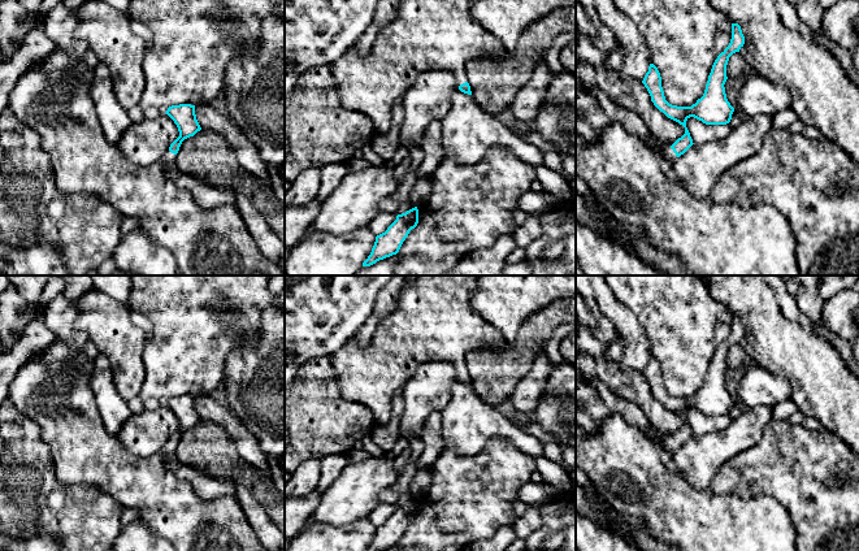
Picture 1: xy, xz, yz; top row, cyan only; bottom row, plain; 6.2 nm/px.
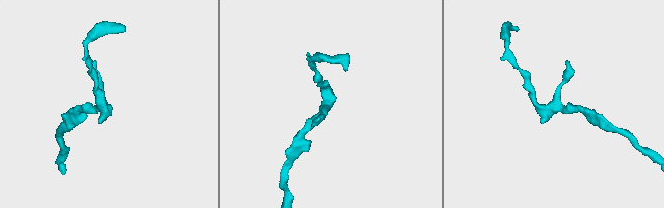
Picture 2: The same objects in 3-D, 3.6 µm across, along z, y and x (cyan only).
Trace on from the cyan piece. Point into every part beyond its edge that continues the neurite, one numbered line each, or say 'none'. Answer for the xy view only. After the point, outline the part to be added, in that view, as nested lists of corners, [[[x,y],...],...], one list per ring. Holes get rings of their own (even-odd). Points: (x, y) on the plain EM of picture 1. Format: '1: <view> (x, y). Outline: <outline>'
1: xy (55, 391). Outline: [[[55,339],[40,359],[30,359],[18,369],[9,386],[10,402],[39,425],[42,441],[49,448],[53,459],[56,478],[68,485],[95,486],[123,508],[138,509],[139,519],[156,535],[169,541],[175,551],[270,551],[260,543],[235,494],[204,498],[166,465],[164,456],[175,452],[174,444],[168,442],[155,455],[139,457],[129,452],[117,435],[107,431],[90,386],[92,370],[94,361],[84,355],[83,348]]]

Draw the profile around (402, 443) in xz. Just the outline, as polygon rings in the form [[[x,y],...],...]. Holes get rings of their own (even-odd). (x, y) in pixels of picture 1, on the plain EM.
[[[399,435],[398,441],[395,442],[394,447],[385,452],[383,457],[394,460],[400,452],[403,452],[405,448],[408,448],[408,439]]]

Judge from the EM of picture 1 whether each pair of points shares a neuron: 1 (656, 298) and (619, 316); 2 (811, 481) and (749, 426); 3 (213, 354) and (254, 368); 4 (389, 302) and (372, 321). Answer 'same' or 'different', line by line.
1: different
2: different
3: different
4: same

